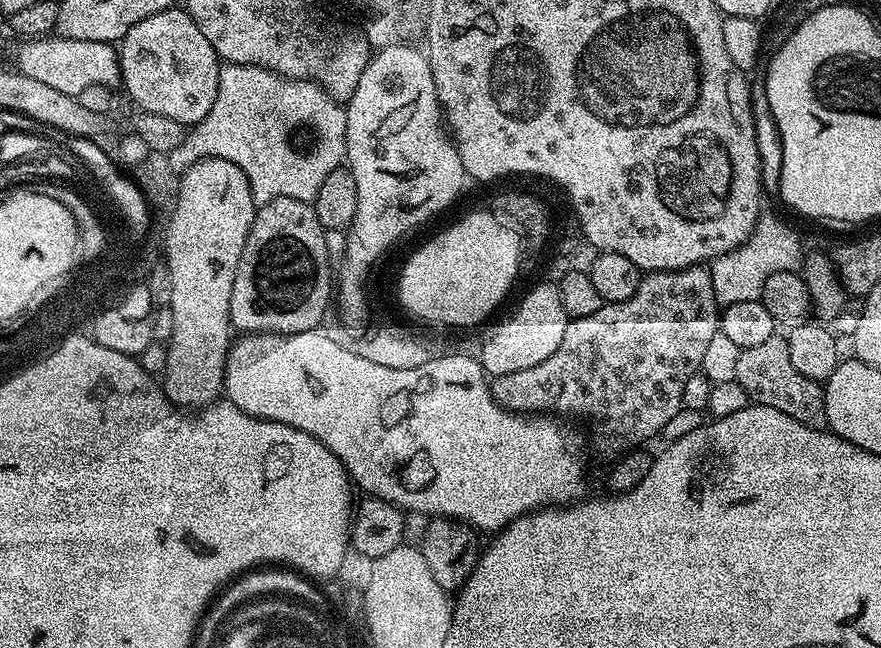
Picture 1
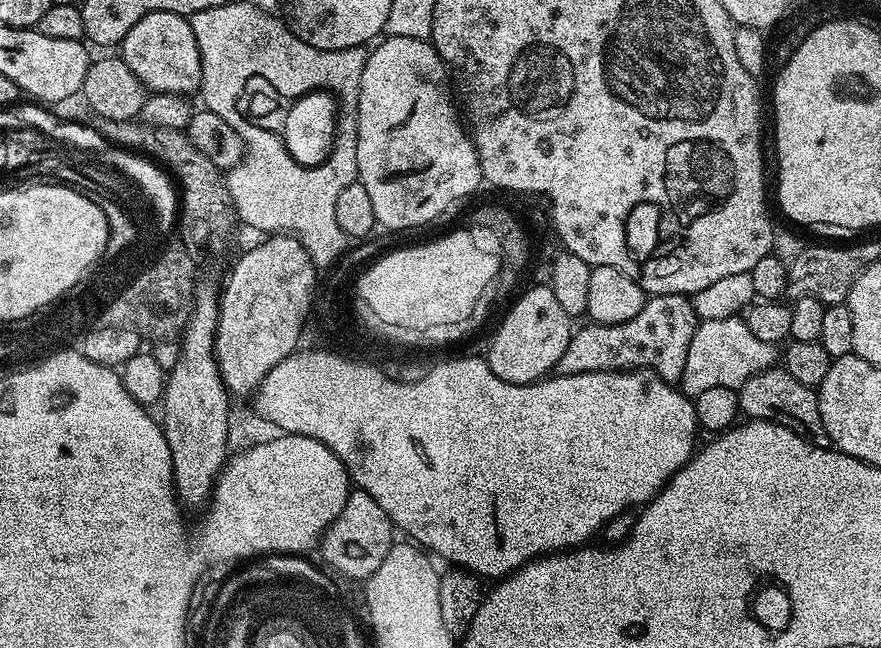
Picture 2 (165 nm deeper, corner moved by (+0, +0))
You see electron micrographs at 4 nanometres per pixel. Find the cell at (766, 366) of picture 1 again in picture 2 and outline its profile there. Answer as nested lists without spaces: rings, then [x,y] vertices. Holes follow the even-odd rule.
[[[773,366],[764,372],[754,374],[738,389],[739,411],[753,420],[774,420],[792,428],[799,436],[806,436],[813,442],[825,439],[820,413],[820,398],[817,389],[802,386],[782,366]]]

